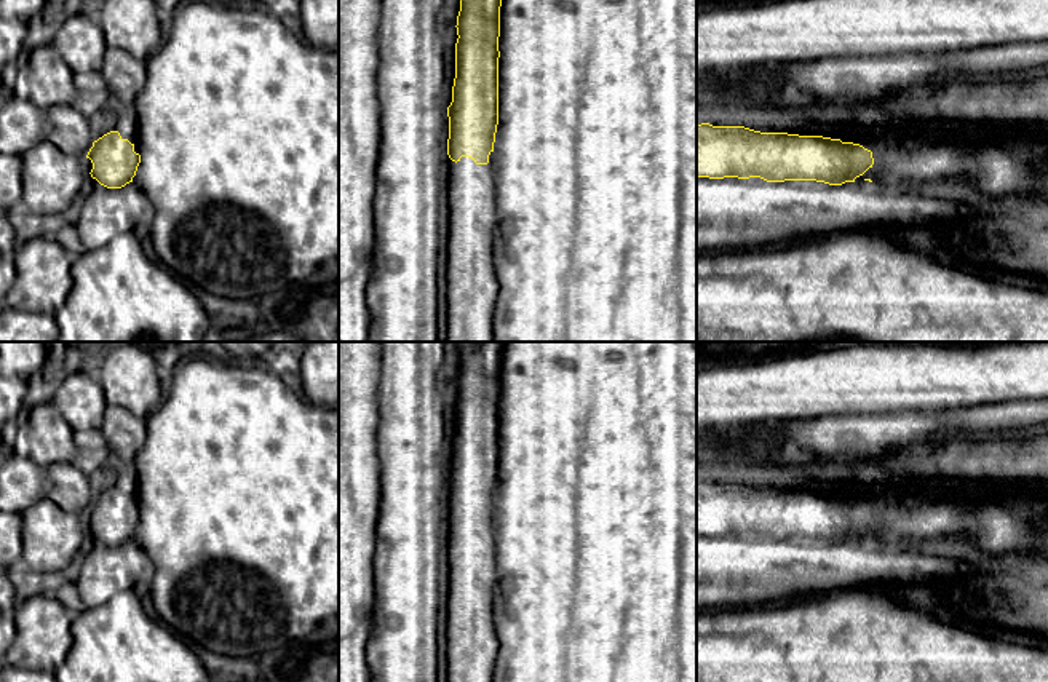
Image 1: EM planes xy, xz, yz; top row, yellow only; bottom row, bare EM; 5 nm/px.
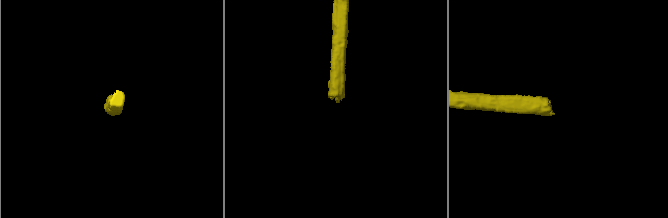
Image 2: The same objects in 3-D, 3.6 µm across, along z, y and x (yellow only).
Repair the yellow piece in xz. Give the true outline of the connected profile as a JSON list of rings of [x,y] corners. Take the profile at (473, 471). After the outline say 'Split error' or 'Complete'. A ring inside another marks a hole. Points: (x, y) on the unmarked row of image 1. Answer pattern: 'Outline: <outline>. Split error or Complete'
Outline: [[[502,342],[460,343],[455,436],[447,465],[447,682],[494,682],[500,647],[492,609],[502,348]]]. Split error

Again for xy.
Outline: [[[115,465],[118,471],[115,486],[97,498],[94,498],[93,505],[86,513],[86,516],[89,516],[93,521],[93,527],[89,530],[91,535],[107,546],[121,546],[126,541],[133,540],[137,524],[141,521],[141,513],[137,511],[136,505],[134,465]]]. Split error

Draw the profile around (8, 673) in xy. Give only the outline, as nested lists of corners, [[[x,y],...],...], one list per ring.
[[[5,664],[0,671],[0,682],[58,682],[56,676],[37,669],[24,669]]]

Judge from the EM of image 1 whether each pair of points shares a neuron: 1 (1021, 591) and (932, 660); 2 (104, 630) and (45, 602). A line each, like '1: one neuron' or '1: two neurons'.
1: two neurons
2: two neurons

